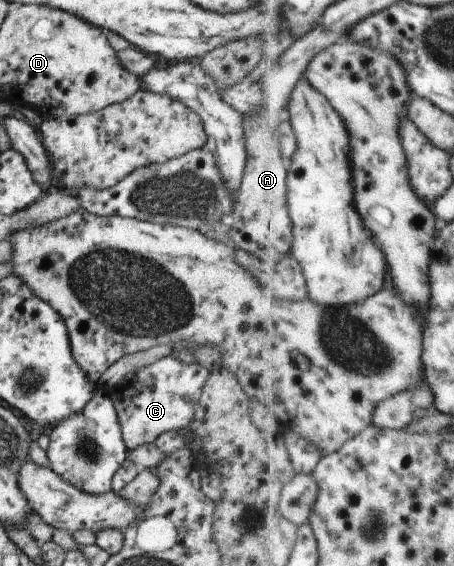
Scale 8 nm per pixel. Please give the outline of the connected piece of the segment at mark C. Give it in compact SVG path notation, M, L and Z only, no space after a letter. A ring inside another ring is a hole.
M168 355L152 366L129 371L114 385L114 392L110 397L127 448L134 450L142 444L154 443L161 434L187 428L190 423L195 422L197 402L201 398L209 371L198 363L182 364Z

